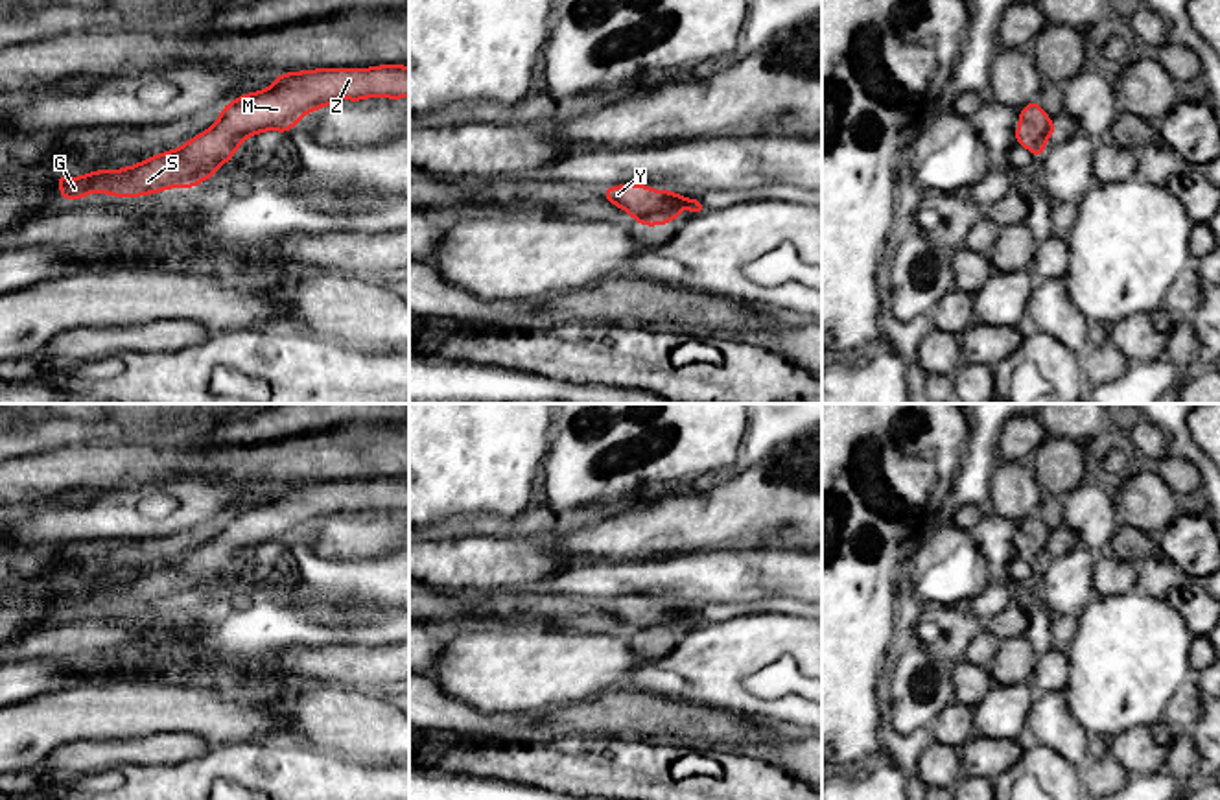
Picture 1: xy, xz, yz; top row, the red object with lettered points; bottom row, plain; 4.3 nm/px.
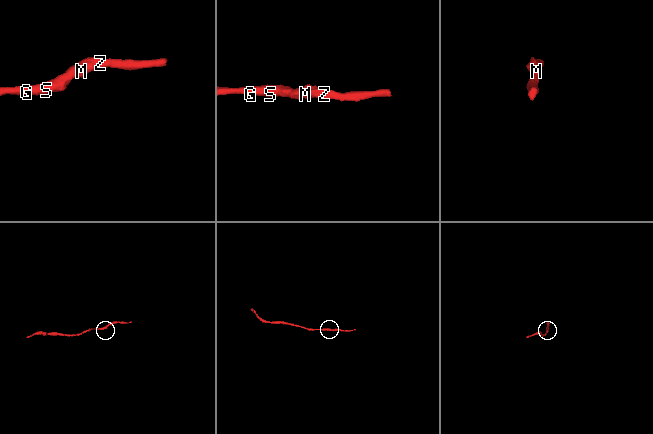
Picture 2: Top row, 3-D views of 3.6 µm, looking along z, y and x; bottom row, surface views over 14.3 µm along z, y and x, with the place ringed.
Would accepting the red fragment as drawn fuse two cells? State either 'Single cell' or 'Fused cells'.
Single cell

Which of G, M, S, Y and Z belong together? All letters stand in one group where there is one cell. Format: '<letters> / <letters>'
G M S Y Z

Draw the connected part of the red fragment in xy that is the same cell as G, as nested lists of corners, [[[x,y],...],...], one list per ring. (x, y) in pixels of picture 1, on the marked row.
[[[409,66],[313,68],[276,74],[275,83],[229,101],[219,118],[177,149],[155,153],[120,170],[94,170],[79,177],[57,173],[59,195],[66,201],[88,194],[142,197],[171,188],[197,188],[232,160],[243,140],[267,131],[286,135],[308,112],[339,100],[409,98]]]

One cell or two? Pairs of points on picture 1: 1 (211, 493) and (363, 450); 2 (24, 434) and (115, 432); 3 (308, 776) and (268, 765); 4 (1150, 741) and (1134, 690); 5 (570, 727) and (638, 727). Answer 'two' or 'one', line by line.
1: two
2: one
3: one
4: two
5: one

